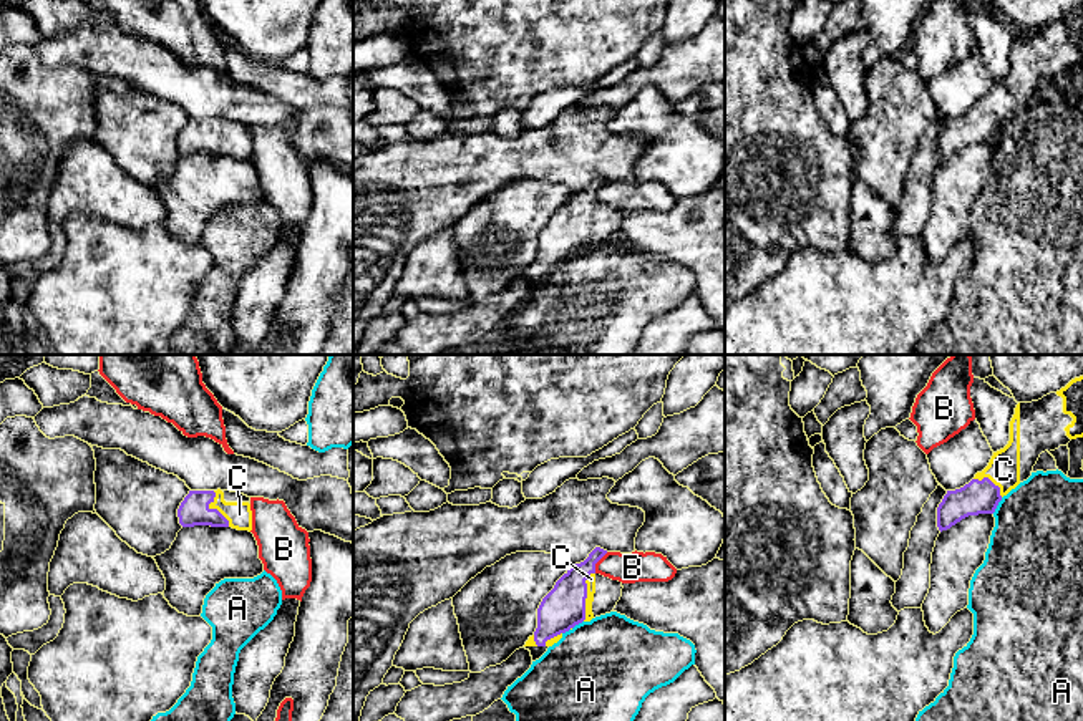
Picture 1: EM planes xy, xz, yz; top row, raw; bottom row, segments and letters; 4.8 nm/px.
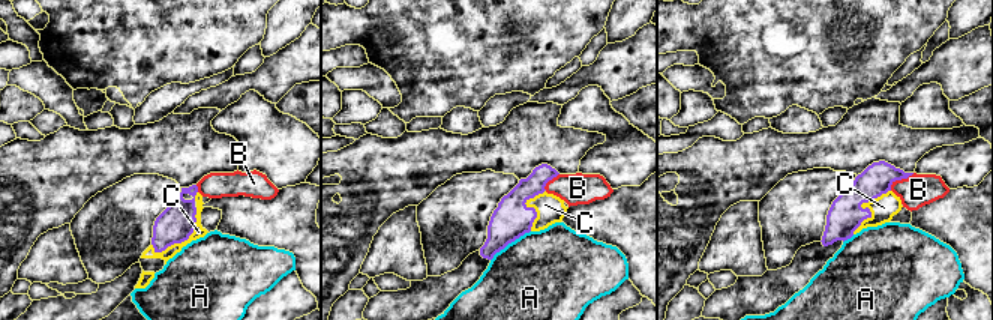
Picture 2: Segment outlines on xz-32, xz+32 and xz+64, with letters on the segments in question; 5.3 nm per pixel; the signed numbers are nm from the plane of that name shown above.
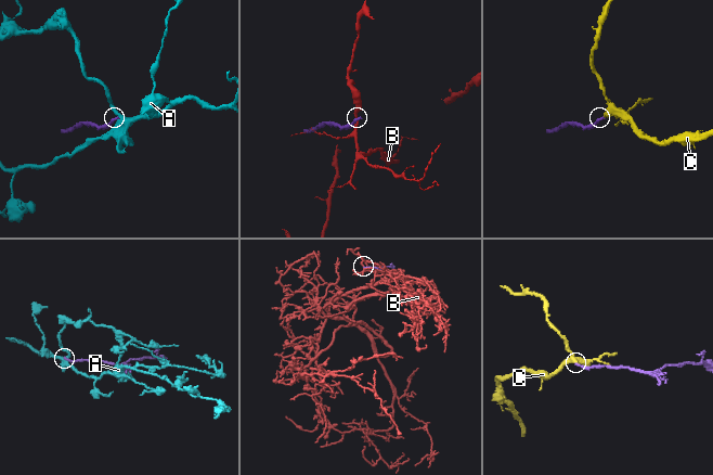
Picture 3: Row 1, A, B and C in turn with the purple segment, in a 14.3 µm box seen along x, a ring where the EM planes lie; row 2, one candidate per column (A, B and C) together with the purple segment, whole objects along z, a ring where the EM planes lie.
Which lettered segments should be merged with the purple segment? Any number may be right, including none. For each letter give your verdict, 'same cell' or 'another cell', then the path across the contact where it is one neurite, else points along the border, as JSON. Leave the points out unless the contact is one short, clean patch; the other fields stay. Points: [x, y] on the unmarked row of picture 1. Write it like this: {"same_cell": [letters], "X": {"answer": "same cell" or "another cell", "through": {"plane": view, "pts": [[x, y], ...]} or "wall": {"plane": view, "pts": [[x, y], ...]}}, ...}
{"same_cell": ["C"], "A": {"answer": "another cell", "wall": {"plane": "yz", "pts": [[1002, 126], [992, 141]]}}, "B": {"answer": "another cell"}, "C": {"answer": "same cell"}}

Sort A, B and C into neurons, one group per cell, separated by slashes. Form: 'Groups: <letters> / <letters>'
Groups: A / B / C

